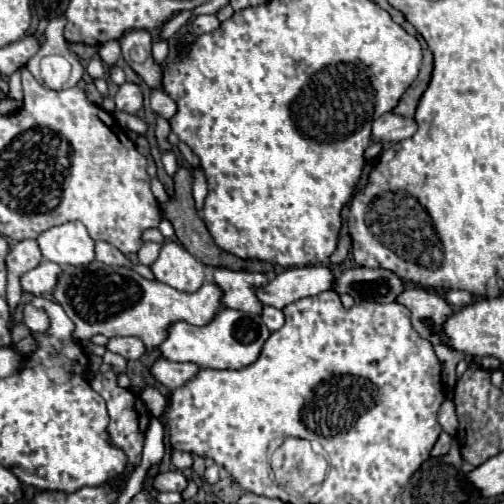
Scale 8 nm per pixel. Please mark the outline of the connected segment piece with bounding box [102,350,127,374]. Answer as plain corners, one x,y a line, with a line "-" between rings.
106,350
103,358
103,362
111,365
111,368
117,372
117,374
125,373
127,368
127,360
120,355

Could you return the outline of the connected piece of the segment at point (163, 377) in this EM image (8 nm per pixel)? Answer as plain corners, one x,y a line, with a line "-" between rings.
157,358
149,370
151,370
153,378
159,384
173,390
173,388
179,388
185,382
189,382
199,372
199,366
197,364
181,364
181,362
171,362
171,360
165,360
165,358

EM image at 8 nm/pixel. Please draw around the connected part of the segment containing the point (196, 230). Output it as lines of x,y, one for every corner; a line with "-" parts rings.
179,168
177,174
175,174
175,196
165,204
165,218
173,224
175,228
175,234
179,238
179,242
187,248
189,254
193,254
197,260
201,260
203,264
209,264
209,266
223,266
223,268
229,268
229,270
249,270
249,272
263,272
267,276
273,274
273,264
269,262
261,262
261,260
241,260
237,256
231,256
223,250
219,250
219,246
213,242
213,238
209,236
203,220
199,218
197,210
195,210
195,202
193,202
193,196
191,196
191,186
193,186
193,178
191,178
191,172
185,170
185,168

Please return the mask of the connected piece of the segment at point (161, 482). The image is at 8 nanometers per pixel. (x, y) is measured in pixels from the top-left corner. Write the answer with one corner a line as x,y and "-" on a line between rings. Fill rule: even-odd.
169,470
169,472
159,472
151,478
151,484
159,492
183,492
187,486
187,478
179,470

